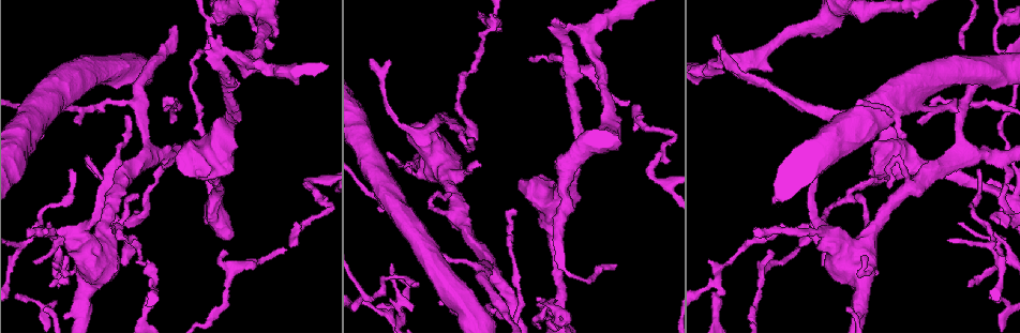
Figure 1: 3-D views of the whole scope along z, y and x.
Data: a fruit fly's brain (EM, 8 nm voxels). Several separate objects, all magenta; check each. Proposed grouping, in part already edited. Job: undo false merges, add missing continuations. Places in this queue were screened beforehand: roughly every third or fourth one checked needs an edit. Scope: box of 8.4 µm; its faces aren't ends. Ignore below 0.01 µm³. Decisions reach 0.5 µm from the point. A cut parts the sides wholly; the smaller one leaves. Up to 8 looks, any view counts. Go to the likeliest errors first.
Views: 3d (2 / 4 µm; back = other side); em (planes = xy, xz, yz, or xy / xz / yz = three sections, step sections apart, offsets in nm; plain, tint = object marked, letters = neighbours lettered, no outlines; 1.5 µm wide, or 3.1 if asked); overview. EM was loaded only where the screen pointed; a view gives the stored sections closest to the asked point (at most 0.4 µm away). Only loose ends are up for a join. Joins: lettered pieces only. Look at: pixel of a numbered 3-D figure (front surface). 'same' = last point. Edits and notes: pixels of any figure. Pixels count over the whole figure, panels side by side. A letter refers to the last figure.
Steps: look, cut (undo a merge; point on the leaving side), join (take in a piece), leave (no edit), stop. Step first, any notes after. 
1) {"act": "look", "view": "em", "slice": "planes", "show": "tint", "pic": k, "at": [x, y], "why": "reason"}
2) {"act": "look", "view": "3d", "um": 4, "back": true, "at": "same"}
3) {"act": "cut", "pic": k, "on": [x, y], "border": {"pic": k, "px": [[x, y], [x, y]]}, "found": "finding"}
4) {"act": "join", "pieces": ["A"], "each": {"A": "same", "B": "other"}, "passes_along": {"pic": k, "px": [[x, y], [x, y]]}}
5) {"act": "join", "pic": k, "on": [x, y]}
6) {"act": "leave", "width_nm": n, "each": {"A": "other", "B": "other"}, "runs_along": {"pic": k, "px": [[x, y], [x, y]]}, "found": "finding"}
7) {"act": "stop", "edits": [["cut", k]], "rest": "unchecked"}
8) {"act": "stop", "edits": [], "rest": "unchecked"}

{"act": "look", "view": "em", "slice": "planes", "show": "tint", "pic": 1, "at": [768, 253], "why": "thin end"}

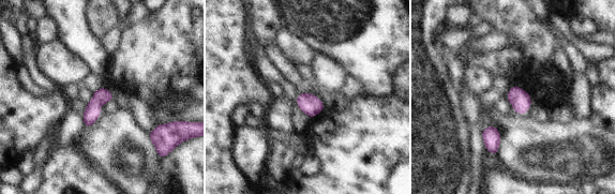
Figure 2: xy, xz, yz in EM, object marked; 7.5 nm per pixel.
{"act": "look", "view": "em", "slice": "planes", "show": "letters", "at": "same"}

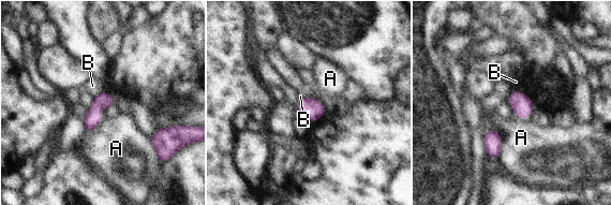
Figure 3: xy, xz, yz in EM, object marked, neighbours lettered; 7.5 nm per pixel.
{"act": "leave", "each": {"A": "other", "B": "other"}, "border": {"pic": 3, "px": [[103, 90], [94, 98]]}, "found": "none of them fits"}

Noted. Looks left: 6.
{"act": "look", "view": "em", "slice": "planes", "show": "letters", "pic": 1, "at": [999, 20], "why": "arms part here"}

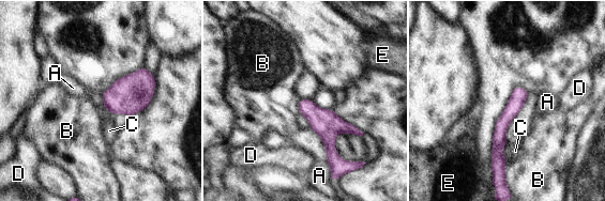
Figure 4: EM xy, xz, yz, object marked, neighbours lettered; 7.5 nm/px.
{"act": "leave", "each": {"A": "other", "B": "other", "C": "other", "D": "other", "E": "other"}, "found": "one neuron here"}

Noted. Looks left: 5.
{"act": "look", "view": "em", "slice": "planes", "show": "letters", "pic": 1, "at": [845, 311], "why": "an open end"}

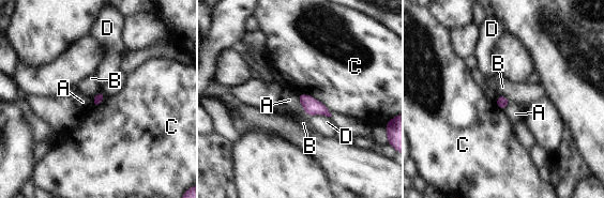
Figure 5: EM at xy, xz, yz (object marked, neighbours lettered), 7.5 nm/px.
{"act": "leave", "longest_contact_nm": ["C", 320], "each": {"A": "other", "B": "other", "C": "other", "D": "other"}, "found": "no lettered piece goes on from it"}

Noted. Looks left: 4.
{"act": "stop", "edits": [], "rest": "unchecked"}

